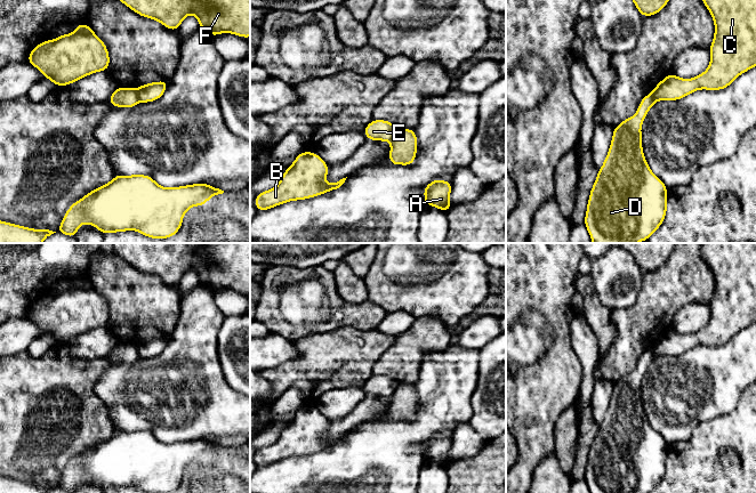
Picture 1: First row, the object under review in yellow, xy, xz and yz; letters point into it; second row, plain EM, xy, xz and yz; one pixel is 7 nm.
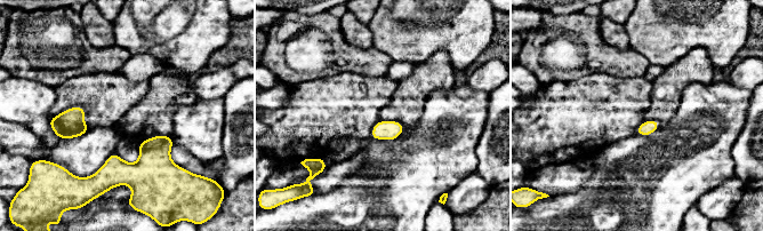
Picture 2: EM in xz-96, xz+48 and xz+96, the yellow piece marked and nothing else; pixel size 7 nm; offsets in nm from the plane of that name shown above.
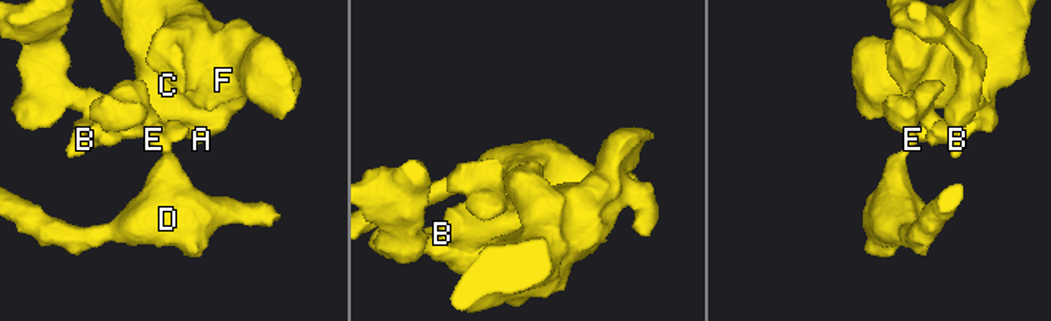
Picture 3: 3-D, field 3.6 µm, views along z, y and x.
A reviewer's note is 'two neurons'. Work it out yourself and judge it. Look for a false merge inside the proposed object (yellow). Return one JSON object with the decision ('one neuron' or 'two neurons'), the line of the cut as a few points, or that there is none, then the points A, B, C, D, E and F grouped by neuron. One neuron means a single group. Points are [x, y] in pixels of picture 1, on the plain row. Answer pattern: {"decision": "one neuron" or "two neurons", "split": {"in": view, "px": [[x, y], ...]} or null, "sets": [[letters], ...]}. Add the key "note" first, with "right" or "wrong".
{"note": "right", "decision": "two neurons", "split": {"in": "xy", "px": [[135, 345], [139, 356]]}, "sets": [["A", "B", "C", "F"], ["D", "E"]]}

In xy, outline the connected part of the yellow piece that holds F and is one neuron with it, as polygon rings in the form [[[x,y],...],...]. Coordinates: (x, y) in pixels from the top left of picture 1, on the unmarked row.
[[[113,243],[113,252],[139,272],[177,286],[187,270],[195,270],[201,285],[216,292],[232,289],[250,292],[250,243]]]

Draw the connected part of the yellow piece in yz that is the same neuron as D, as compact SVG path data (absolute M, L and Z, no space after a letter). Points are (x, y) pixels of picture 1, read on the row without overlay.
M652 349L644 351L635 371L613 383L612 396L593 439L585 471L590 493L651 493L667 469L668 444L646 419L642 403L642 379L654 361Z

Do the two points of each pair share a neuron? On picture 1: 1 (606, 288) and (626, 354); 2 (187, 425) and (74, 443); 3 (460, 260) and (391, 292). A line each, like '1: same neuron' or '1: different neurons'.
1: different neurons
2: different neurons
3: same neuron

